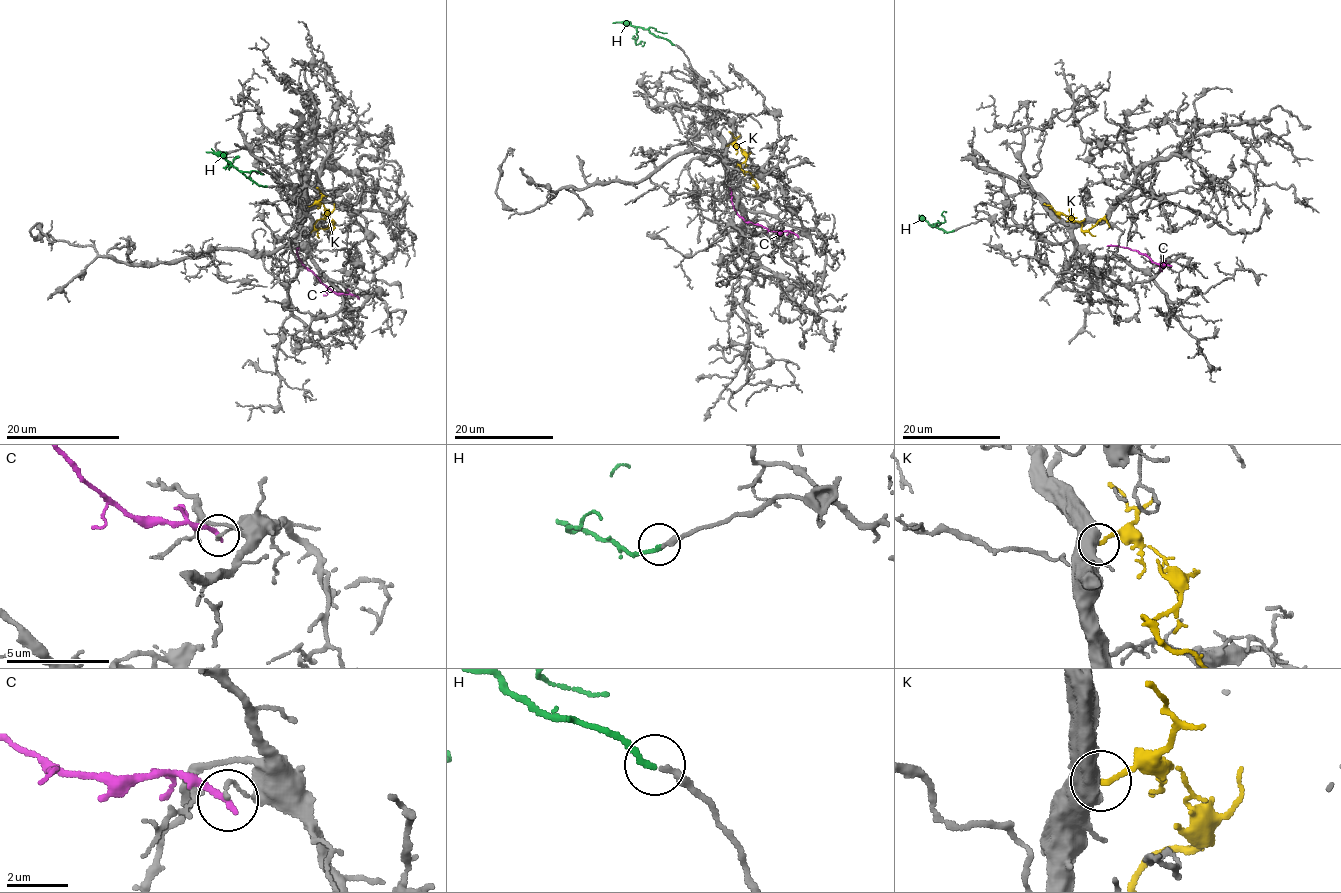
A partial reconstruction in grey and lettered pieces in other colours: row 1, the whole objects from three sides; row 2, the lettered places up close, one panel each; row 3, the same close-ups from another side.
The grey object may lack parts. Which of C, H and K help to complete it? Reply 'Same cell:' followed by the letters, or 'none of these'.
Same cell: H

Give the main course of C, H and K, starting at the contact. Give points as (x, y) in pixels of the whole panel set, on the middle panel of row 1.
C: (797, 235), (788, 231), (774, 232), (747, 222), (734, 208), (730, 187)
H: (674, 44), (638, 27), (635, 41), (638, 44), (642, 42), (642, 46)
K: (726, 146), (736, 144), (742, 149), (746, 160), (738, 165), (749, 173), (756, 189)

